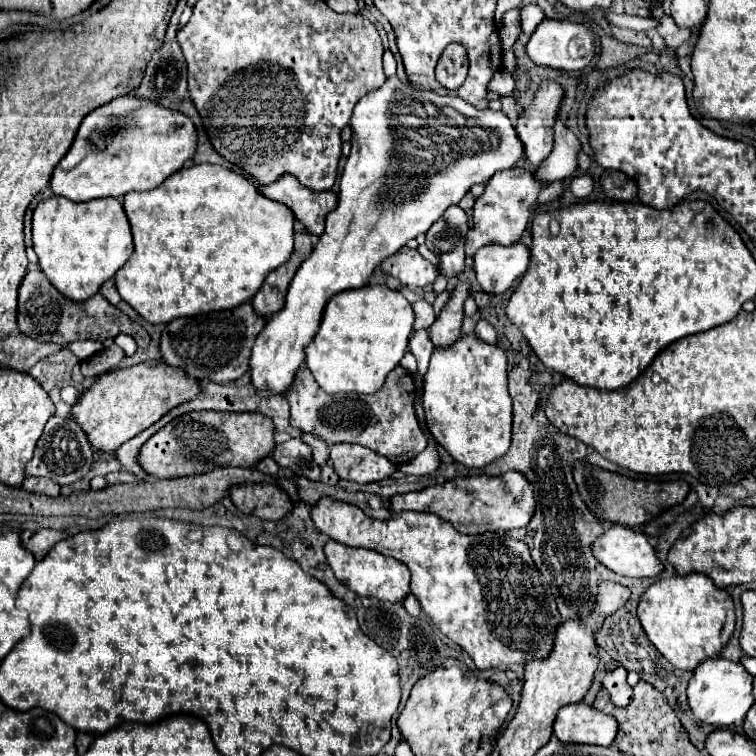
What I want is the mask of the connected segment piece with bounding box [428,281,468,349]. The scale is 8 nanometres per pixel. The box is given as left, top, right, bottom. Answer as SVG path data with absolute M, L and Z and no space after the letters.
M458 281L454 293L450 295L450 301L442 309L442 313L436 317L434 325L428 331L428 337L434 347L450 347L460 339L462 333L462 305L468 299L468 283Z

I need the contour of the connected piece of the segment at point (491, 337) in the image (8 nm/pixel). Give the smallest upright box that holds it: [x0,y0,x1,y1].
[474,319,496,345]

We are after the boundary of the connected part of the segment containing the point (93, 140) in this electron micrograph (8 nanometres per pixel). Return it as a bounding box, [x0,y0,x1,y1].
[50,95,198,201]

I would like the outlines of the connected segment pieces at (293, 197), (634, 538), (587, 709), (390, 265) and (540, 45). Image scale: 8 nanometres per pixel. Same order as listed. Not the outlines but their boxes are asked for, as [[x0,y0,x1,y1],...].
[[260,175,338,235],[592,523,662,577],[554,702,616,747],[382,247,436,287],[526,19,596,73]]

